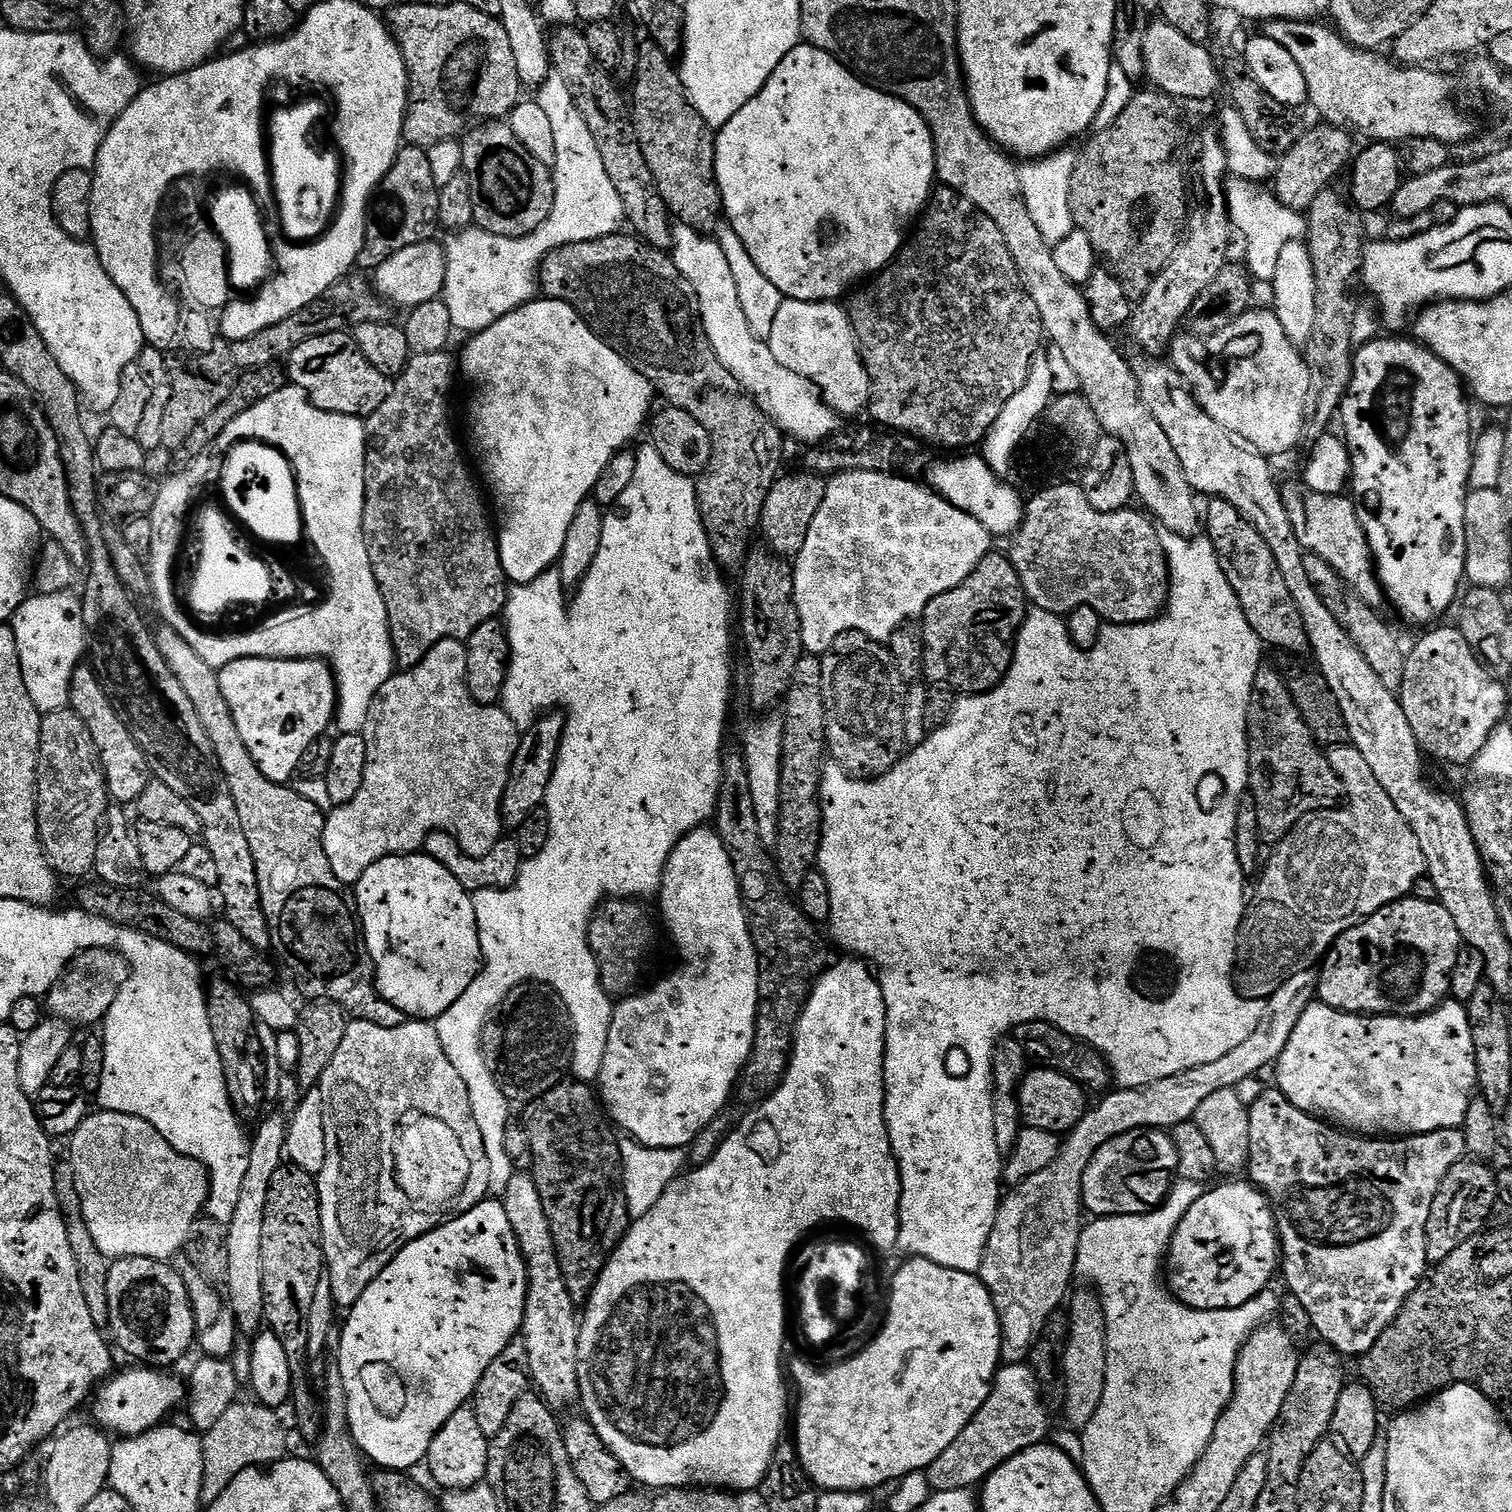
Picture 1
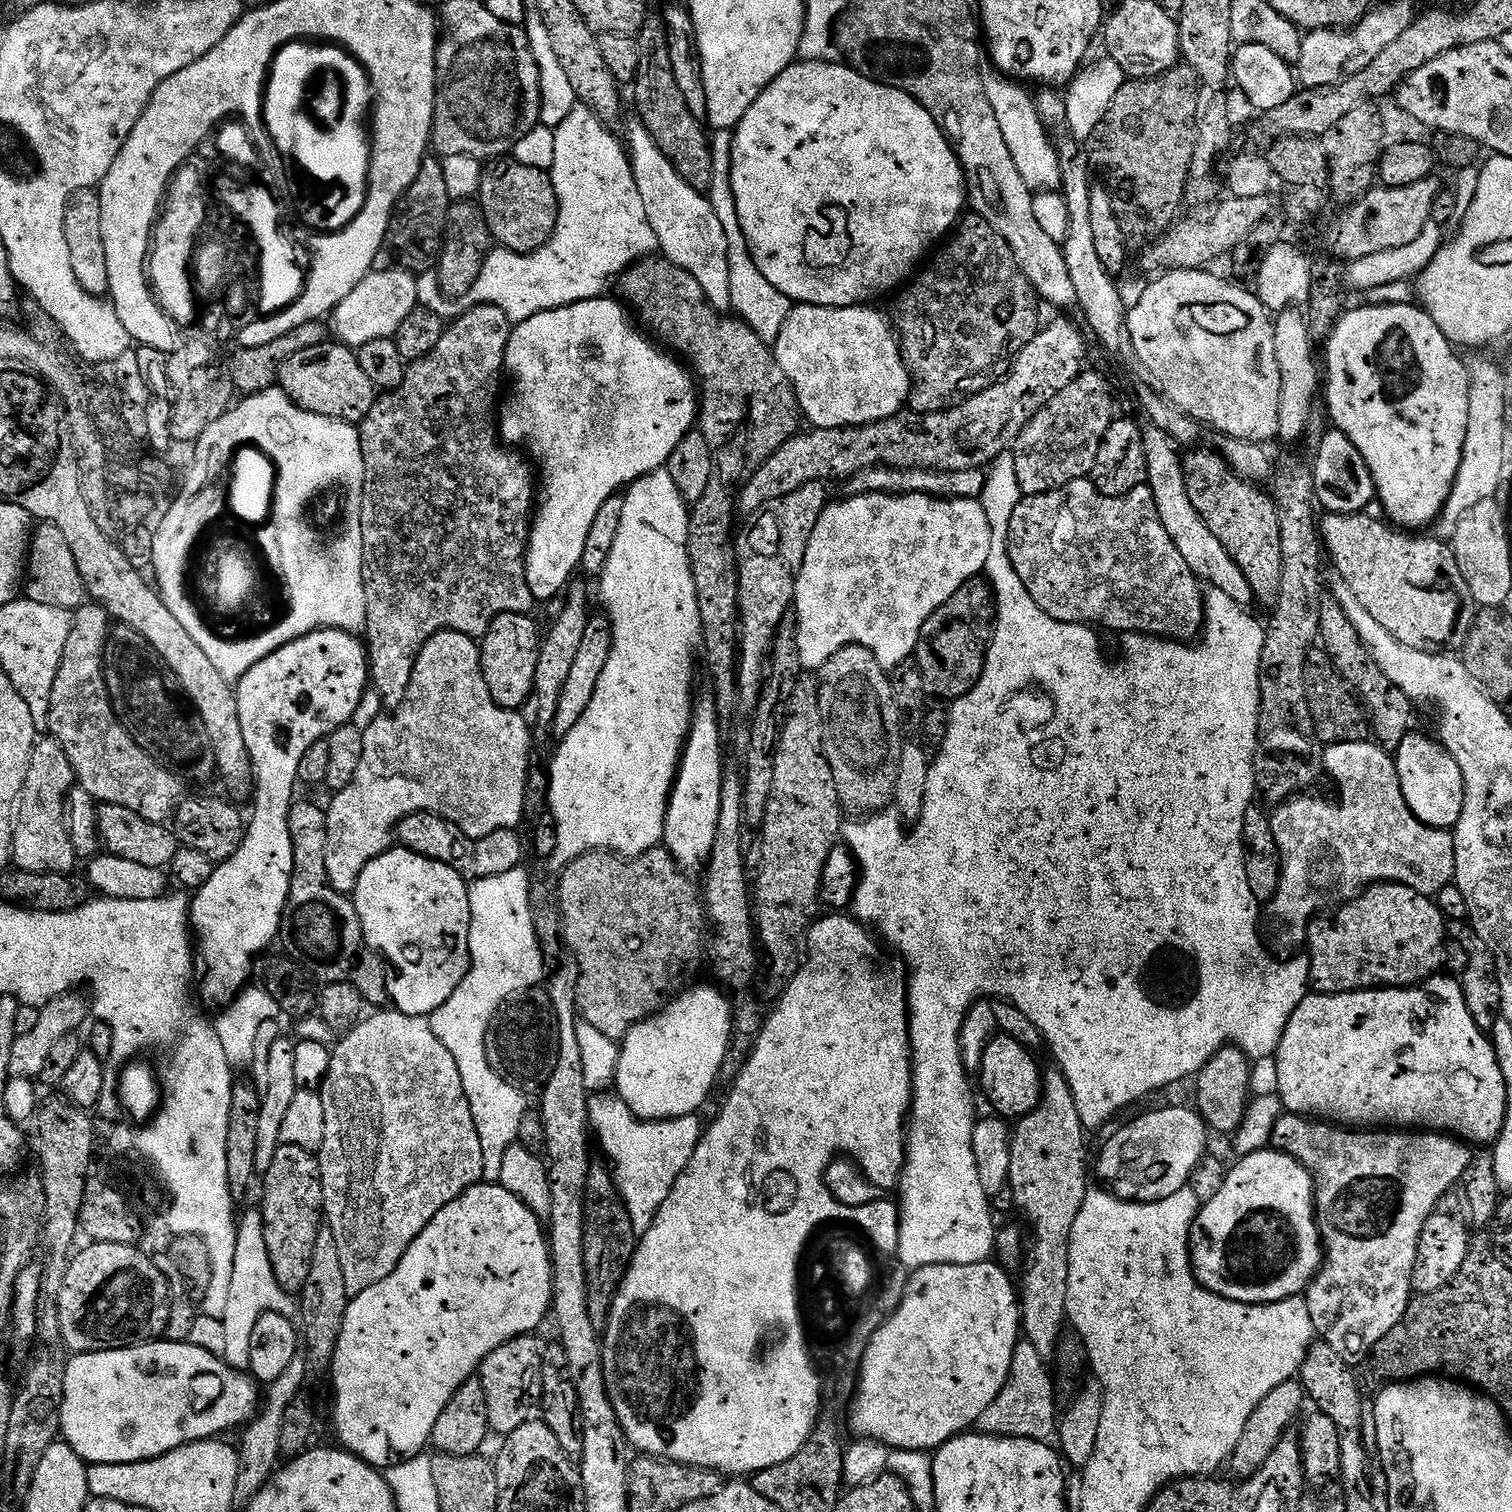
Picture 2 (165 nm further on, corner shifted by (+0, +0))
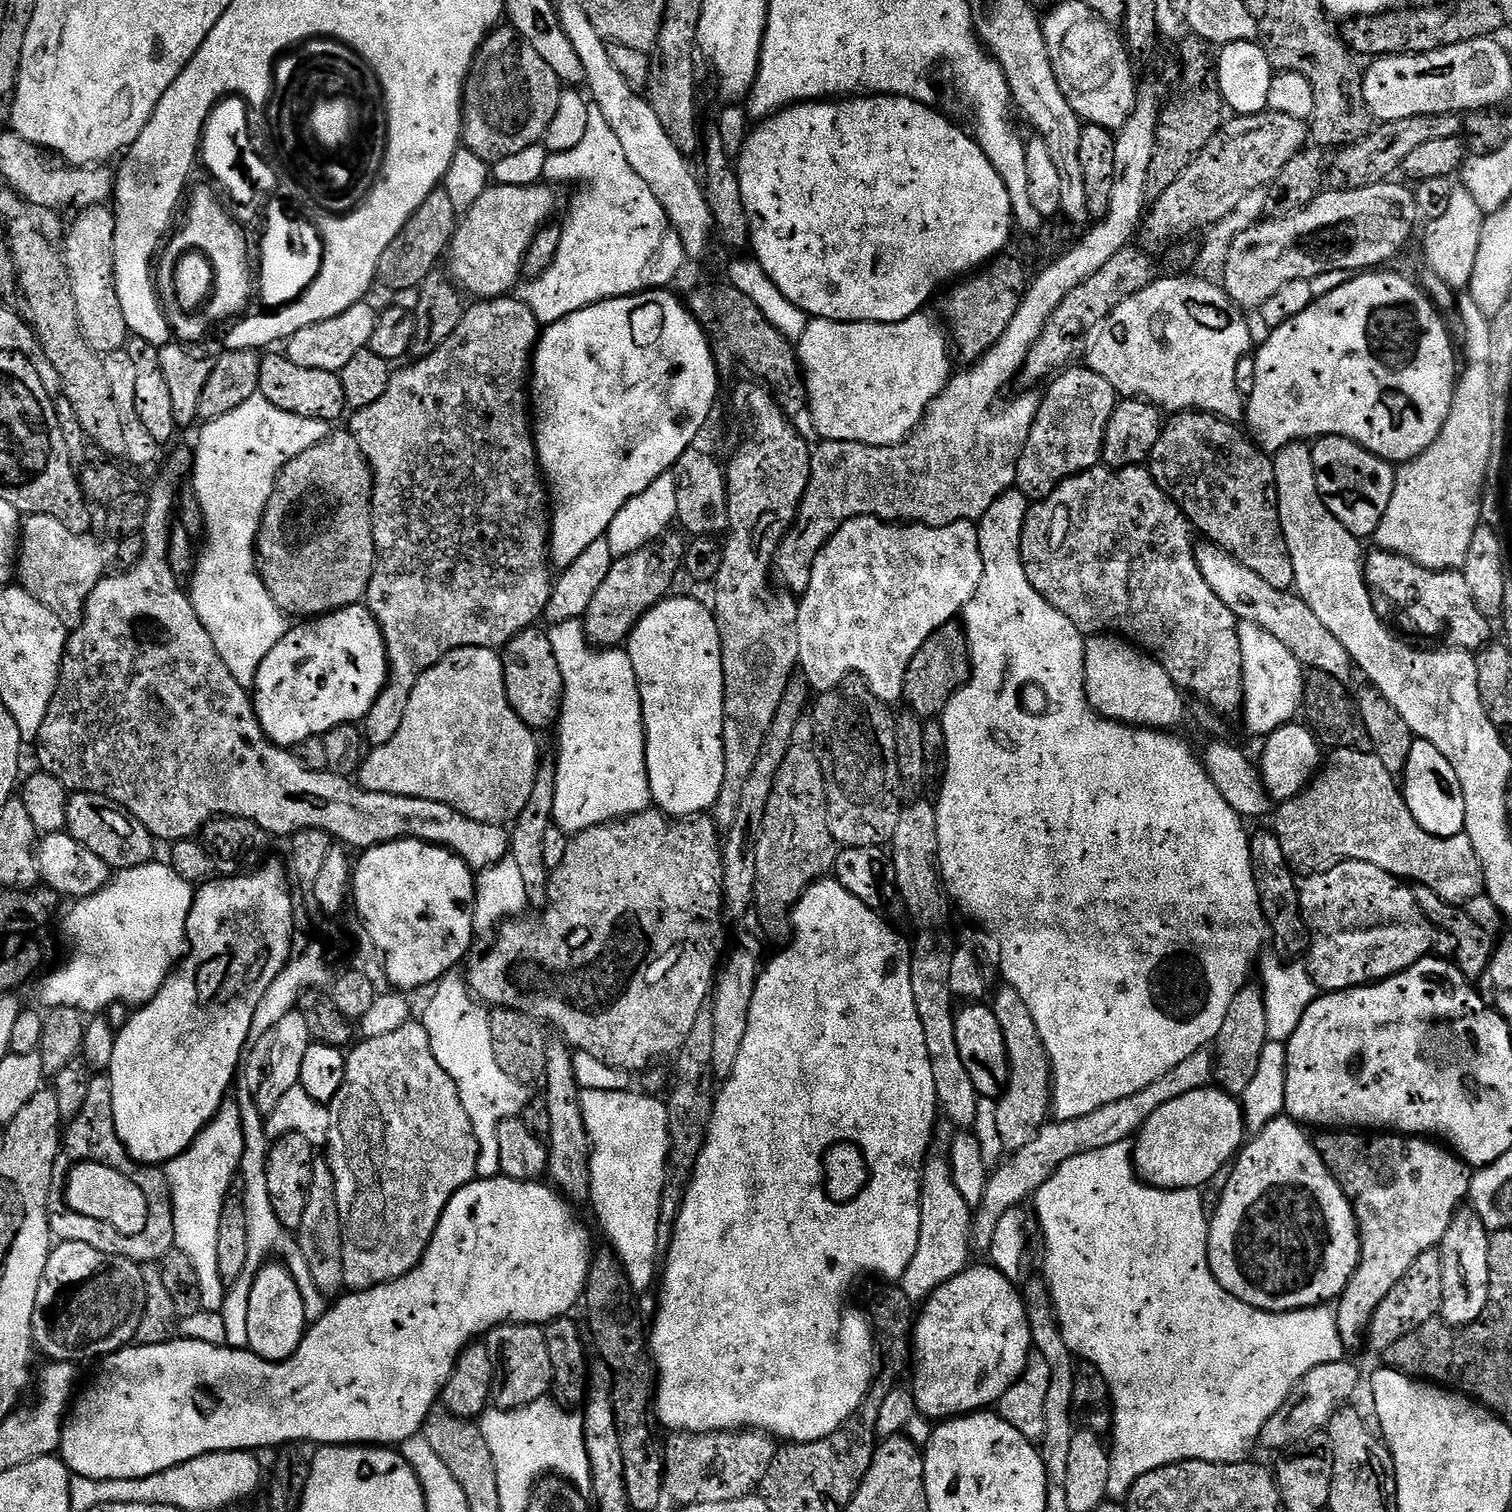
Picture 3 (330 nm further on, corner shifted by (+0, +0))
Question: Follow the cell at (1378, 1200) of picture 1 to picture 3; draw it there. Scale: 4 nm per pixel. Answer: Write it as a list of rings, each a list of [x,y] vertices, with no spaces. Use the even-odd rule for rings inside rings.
[[[1328,1130],[1320,1134],[1320,1137],[1317,1135],[1314,1143],[1316,1149],[1320,1152],[1322,1162],[1334,1174],[1334,1178],[1340,1183],[1348,1199],[1352,1201],[1352,1209],[1356,1215],[1356,1225],[1360,1228],[1360,1261],[1346,1286],[1346,1290],[1334,1304],[1336,1321],[1338,1322],[1338,1334],[1342,1338],[1345,1349],[1352,1350],[1352,1348],[1358,1347],[1359,1344],[1363,1345],[1365,1343],[1368,1327],[1374,1318],[1374,1310],[1378,1310],[1378,1306],[1382,1306],[1386,1294],[1390,1294],[1390,1290],[1394,1290],[1394,1286],[1398,1286],[1398,1282],[1402,1282],[1406,1270],[1410,1270],[1410,1266],[1414,1266],[1414,1262],[1418,1257],[1433,1251],[1439,1245],[1454,1218],[1456,1209],[1461,1207],[1462,1202],[1469,1199],[1474,1172],[1455,1152],[1447,1147],[1441,1146],[1428,1138],[1413,1138],[1407,1134],[1365,1134],[1360,1130]]]

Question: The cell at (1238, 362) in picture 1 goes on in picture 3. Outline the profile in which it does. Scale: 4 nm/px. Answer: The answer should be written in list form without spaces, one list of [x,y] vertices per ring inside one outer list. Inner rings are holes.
[[[1192,276],[1157,278],[1138,294],[1126,298],[1097,328],[1091,329],[1086,340],[1086,366],[1106,378],[1121,397],[1155,404],[1168,414],[1211,412],[1213,416],[1236,422],[1243,417],[1246,407],[1236,371],[1240,359],[1254,348],[1252,328],[1244,316],[1247,316],[1245,309],[1239,308],[1219,283],[1195,280]]]

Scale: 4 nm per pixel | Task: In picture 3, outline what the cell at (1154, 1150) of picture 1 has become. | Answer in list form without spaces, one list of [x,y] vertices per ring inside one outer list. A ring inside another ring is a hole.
[[[1209,1086],[1199,1088],[1190,1094],[1182,1094],[1182,1098],[1174,1098],[1174,1102],[1166,1102],[1166,1106],[1158,1106],[1158,1110],[1154,1110],[1154,1114],[1150,1114],[1150,1118],[1140,1127],[1138,1135],[1135,1137],[1134,1145],[1131,1149],[1132,1163],[1136,1165],[1136,1175],[1144,1181],[1145,1184],[1153,1188],[1194,1188],[1197,1190],[1203,1189],[1209,1183],[1209,1180],[1214,1178],[1222,1166],[1234,1160],[1234,1157],[1239,1153],[1240,1149],[1246,1143],[1246,1129],[1244,1122],[1244,1111],[1241,1108],[1241,1101],[1237,1097],[1232,1096],[1228,1092],[1224,1092],[1218,1086]]]

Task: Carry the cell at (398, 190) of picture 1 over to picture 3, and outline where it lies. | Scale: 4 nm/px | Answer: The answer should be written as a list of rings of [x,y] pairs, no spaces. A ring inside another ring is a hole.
[[[443,186],[436,188],[418,210],[402,226],[398,238],[386,246],[386,254],[382,254],[380,265],[376,271],[379,283],[389,288],[389,293],[395,294],[398,290],[419,288],[427,276],[437,271],[436,264],[445,259],[449,246],[452,245],[452,235],[456,232],[458,214],[451,204]]]

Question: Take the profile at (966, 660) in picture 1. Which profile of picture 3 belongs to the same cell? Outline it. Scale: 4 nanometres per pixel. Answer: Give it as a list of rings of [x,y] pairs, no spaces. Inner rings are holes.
[[[963,623],[944,624],[922,646],[918,646],[918,654],[910,658],[910,666],[904,675],[903,703],[912,713],[921,718],[939,717],[950,698],[961,688],[972,673],[972,656],[968,652],[968,633]]]

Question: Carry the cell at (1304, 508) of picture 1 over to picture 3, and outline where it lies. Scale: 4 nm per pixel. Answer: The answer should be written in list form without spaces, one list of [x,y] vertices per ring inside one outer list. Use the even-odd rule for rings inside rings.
[[[1373,551],[1364,557],[1364,580],[1381,620],[1392,622],[1396,618],[1402,627],[1426,638],[1444,634],[1445,643],[1460,651],[1477,652],[1491,643],[1493,623],[1477,609],[1463,571],[1430,570],[1404,555]]]

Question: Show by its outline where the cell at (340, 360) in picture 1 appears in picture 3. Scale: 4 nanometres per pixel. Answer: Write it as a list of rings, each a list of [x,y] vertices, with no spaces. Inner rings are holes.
[[[265,353],[261,357],[259,368],[259,395],[273,402],[274,406],[287,413],[300,417],[312,417],[335,422],[346,412],[345,391],[342,390],[340,377],[335,372],[306,370],[290,362],[285,355]]]

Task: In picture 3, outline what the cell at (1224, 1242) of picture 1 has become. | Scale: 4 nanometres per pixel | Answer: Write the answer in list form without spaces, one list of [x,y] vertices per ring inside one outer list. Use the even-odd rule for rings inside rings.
[[[1281,1114],[1270,1121],[1260,1133],[1253,1135],[1235,1157],[1234,1174],[1231,1175],[1230,1182],[1221,1193],[1218,1214],[1208,1225],[1208,1261],[1214,1278],[1218,1278],[1220,1285],[1231,1296],[1264,1312],[1298,1312],[1301,1308],[1324,1306],[1339,1300],[1360,1261],[1360,1228],[1356,1225],[1352,1201],[1348,1199],[1342,1186],[1334,1178],[1334,1174],[1322,1162],[1313,1137],[1311,1135],[1308,1137],[1303,1131],[1307,1132],[1297,1121]]]

